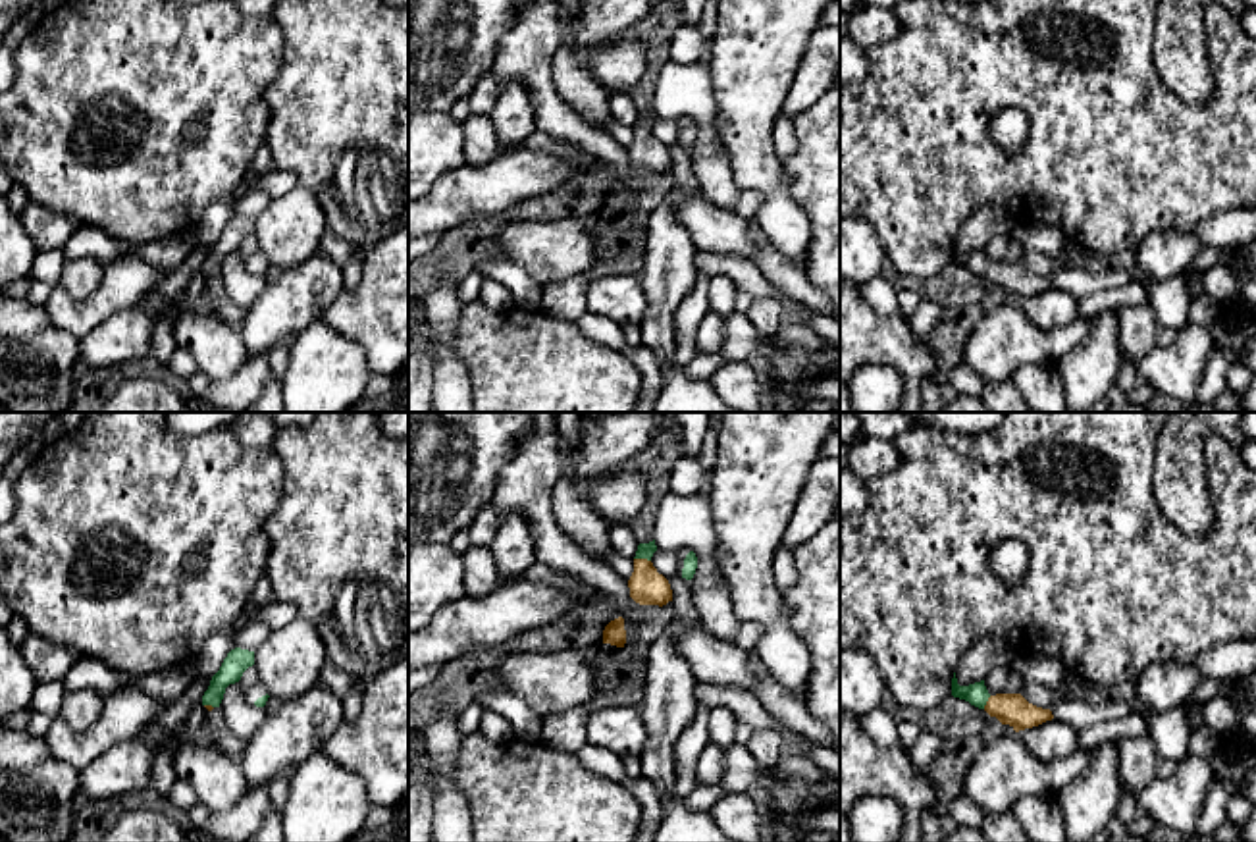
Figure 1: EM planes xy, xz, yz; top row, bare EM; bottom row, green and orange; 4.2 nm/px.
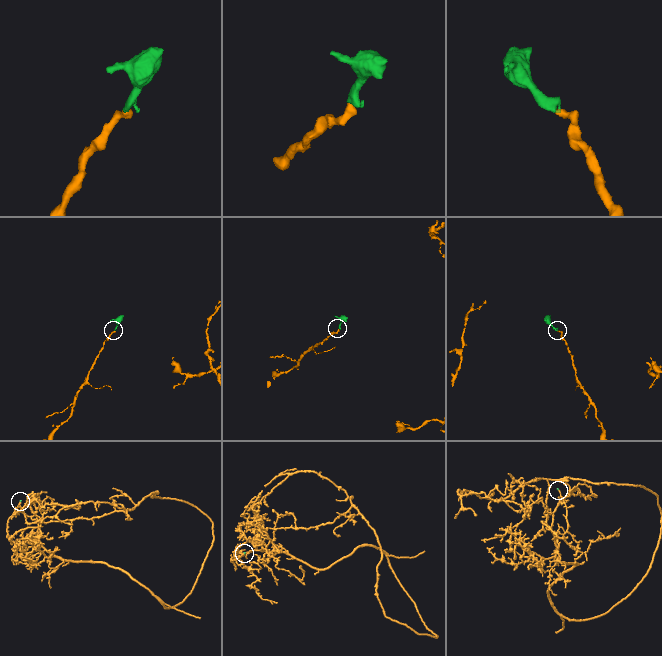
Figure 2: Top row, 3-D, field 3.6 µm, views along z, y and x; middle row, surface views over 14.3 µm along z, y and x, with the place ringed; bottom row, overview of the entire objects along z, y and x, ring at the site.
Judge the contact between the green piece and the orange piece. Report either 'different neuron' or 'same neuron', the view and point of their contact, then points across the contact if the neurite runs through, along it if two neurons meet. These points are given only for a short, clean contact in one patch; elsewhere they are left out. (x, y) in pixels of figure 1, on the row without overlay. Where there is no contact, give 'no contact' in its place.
same neuron; contact xz (642, 126); way xz (644, 118), (642, 126), (646, 153)

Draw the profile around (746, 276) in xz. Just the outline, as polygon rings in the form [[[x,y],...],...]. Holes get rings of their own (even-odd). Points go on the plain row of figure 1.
[[[697,250],[695,266],[709,279],[715,276],[730,277],[736,283],[736,287],[747,291],[753,301],[755,299],[778,301],[786,310],[788,322],[796,322],[796,324],[809,322],[807,306],[799,301],[788,299],[778,287],[774,287],[763,276],[763,272],[751,260]]]

